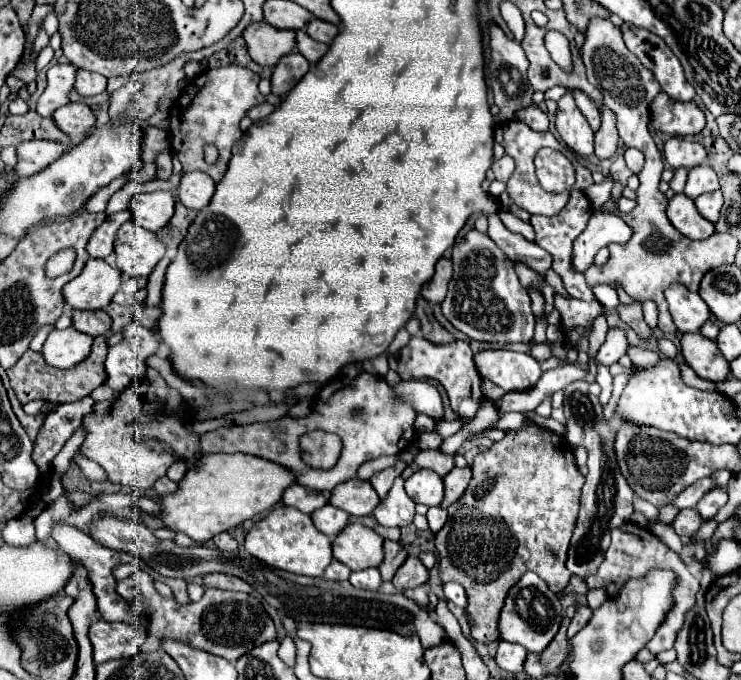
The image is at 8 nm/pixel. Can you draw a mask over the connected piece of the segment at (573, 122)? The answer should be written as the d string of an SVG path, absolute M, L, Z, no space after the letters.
M567 93L559 101L559 109L555 113L555 127L561 139L579 155L593 155L593 129L589 127L583 113L577 109L573 95Z

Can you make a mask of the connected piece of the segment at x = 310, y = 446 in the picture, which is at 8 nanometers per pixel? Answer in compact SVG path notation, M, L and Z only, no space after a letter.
M309 431L299 437L301 457L313 469L331 469L341 455L341 439L327 431Z

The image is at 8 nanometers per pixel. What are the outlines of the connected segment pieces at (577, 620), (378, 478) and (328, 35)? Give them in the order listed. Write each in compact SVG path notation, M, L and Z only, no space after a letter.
M575 603L575 617L571 619L571 625L569 625L569 637L571 635L575 635L575 631L579 631L579 627L583 627L585 623L587 623L587 619L591 617L591 609L589 607L585 607L583 603Z
M397 463L397 465L389 467L389 469L383 469L383 471L375 473L375 475L369 479L369 481L371 481L371 485L373 485L373 489L381 495L381 499L389 493L389 489L391 489L391 485L393 485L393 479L395 479L395 477L399 477L399 475L401 475L401 471L403 471L405 467L407 467L405 463Z
M313 17L313 19L307 23L305 31L307 31L307 35L309 35L311 39L321 41L321 43L331 43L333 37L339 33L339 29L337 29L333 23L327 23L327 21L317 19L317 17Z

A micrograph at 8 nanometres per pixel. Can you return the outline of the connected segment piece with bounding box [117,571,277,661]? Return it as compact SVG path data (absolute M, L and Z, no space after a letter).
M135 571L129 579L123 579L117 583L117 593L133 603L137 597L143 597L149 613L151 613L151 627L149 633L157 639L173 637L183 639L207 653L221 655L229 661L235 661L239 655L245 655L251 651L251 647L257 647L257 643L265 643L267 639L275 639L275 625L263 605L247 593L235 593L235 591L219 591L219 589L205 589L205 595L197 603L179 605L173 599L161 597L155 587L153 579L143 573Z

